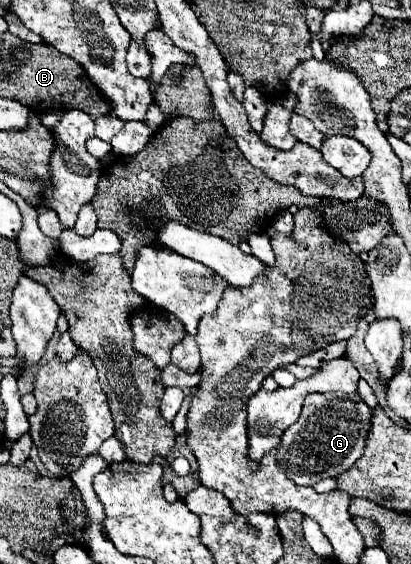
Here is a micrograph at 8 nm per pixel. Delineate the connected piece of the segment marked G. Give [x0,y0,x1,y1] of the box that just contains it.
[277,393,371,485]

